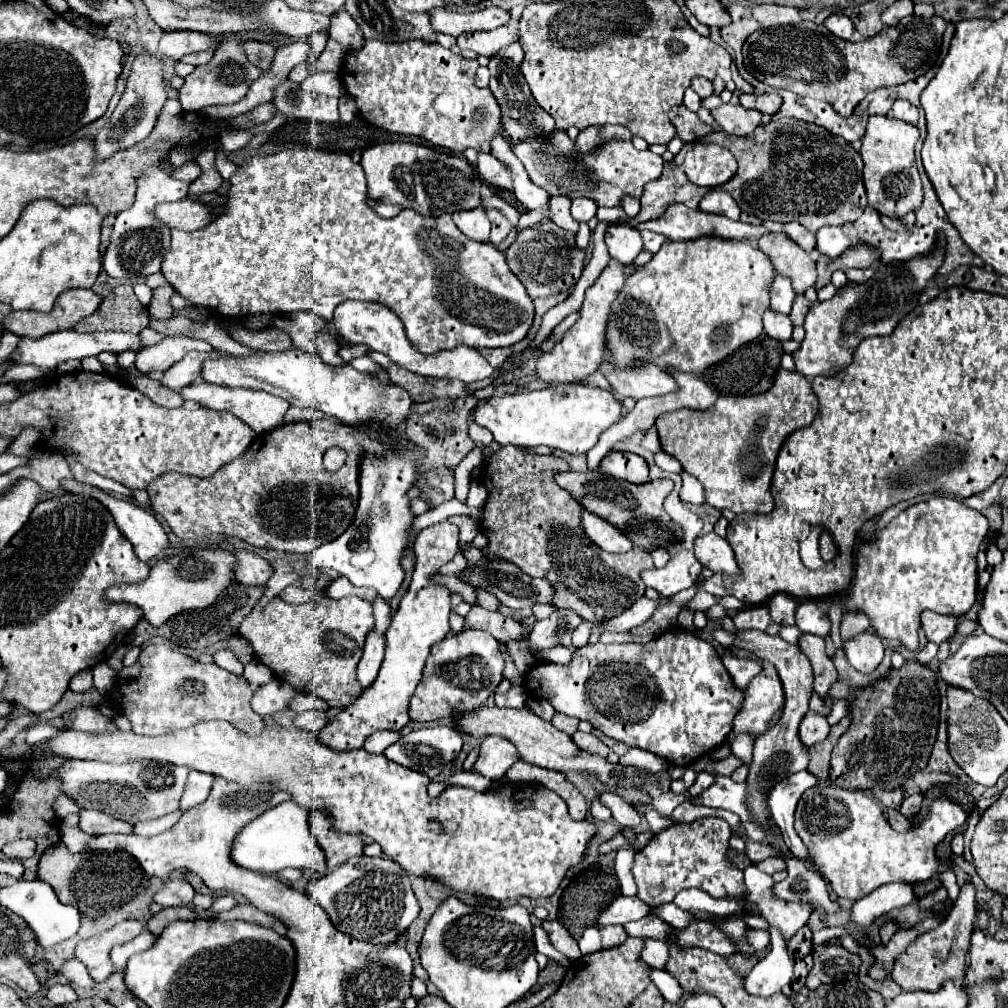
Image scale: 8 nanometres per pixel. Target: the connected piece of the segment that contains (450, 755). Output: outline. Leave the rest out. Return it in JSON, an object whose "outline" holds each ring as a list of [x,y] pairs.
{"outline":[[[438,726],[438,728],[420,728],[420,730],[408,732],[398,742],[388,746],[384,750],[384,756],[400,766],[406,766],[410,770],[418,770],[434,780],[460,754],[460,750],[462,750],[462,734],[456,728]]]}

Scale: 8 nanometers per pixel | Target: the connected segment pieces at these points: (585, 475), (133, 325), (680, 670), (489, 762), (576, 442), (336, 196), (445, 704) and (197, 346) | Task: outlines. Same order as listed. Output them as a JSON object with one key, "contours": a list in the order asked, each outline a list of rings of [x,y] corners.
{"contours":[[[[592,470],[592,472],[562,472],[556,476],[556,482],[558,486],[566,488],[582,504],[584,510],[590,510],[600,518],[606,518],[610,524],[618,526],[632,542],[636,542],[646,550],[654,550],[660,546],[670,550],[670,546],[674,546],[682,536],[680,526],[672,524],[670,516],[662,508],[664,498],[670,494],[674,486],[672,480],[662,478],[662,480],[650,480],[646,484],[630,484],[612,478],[608,474],[602,474],[600,470]]],[[[118,284],[110,290],[92,316],[82,318],[74,330],[78,332],[132,332],[140,334],[148,326],[148,308],[142,306],[130,284]]],[[[672,628],[664,634],[660,634],[658,638],[646,642],[646,644],[602,644],[602,642],[596,642],[596,644],[586,644],[582,648],[578,648],[572,656],[572,662],[566,664],[566,666],[560,666],[560,664],[548,664],[548,662],[538,662],[534,668],[530,668],[530,672],[526,672],[526,694],[532,698],[532,700],[546,700],[554,706],[556,712],[562,712],[566,716],[572,716],[572,718],[578,718],[578,720],[586,720],[590,722],[596,730],[600,730],[602,734],[610,736],[612,740],[618,740],[618,742],[624,742],[626,746],[630,748],[642,748],[646,752],[652,752],[660,758],[664,758],[670,766],[688,766],[694,758],[710,752],[712,748],[716,748],[718,744],[722,744],[726,740],[726,736],[730,734],[732,730],[732,720],[734,716],[740,712],[740,706],[742,706],[742,700],[744,700],[744,694],[734,686],[730,674],[726,672],[718,652],[704,640],[700,640],[698,636],[690,634],[690,632],[684,632],[680,628]]],[[[490,736],[490,738],[484,738],[480,746],[478,762],[470,772],[496,780],[496,778],[502,778],[508,772],[508,768],[514,766],[516,762],[520,762],[520,754],[516,746],[502,736]]],[[[560,384],[552,386],[546,390],[530,390],[530,392],[520,392],[520,394],[506,394],[500,398],[490,398],[486,402],[480,402],[472,410],[472,420],[484,428],[488,428],[498,444],[518,444],[526,448],[534,446],[552,446],[556,450],[564,450],[568,454],[586,454],[600,438],[600,434],[618,422],[620,418],[620,402],[606,390],[594,388],[594,386],[584,386],[584,384]]],[[[300,148],[300,150],[282,150],[276,154],[266,156],[254,156],[246,162],[238,164],[234,176],[230,178],[230,190],[226,200],[226,210],[216,216],[208,226],[196,230],[196,232],[182,232],[172,230],[172,244],[170,250],[164,254],[162,260],[162,274],[172,284],[172,288],[182,294],[182,298],[188,302],[188,306],[202,306],[208,308],[212,314],[220,314],[222,318],[242,318],[248,314],[292,314],[292,312],[314,312],[322,320],[330,320],[334,314],[334,308],[346,300],[368,300],[368,302],[382,302],[384,306],[392,308],[396,316],[404,324],[406,338],[410,344],[424,356],[438,354],[442,350],[452,350],[456,346],[470,346],[470,348],[502,348],[512,346],[518,340],[522,340],[534,320],[534,306],[530,296],[526,294],[522,282],[514,276],[514,272],[506,264],[504,252],[500,252],[496,246],[488,242],[474,242],[466,238],[456,224],[452,222],[450,214],[444,214],[440,218],[422,216],[416,210],[402,210],[396,218],[382,220],[376,216],[376,212],[368,206],[368,192],[366,192],[366,178],[364,170],[358,162],[354,162],[344,152],[324,152],[316,148]]],[[[466,630],[454,636],[446,636],[442,642],[438,642],[438,646],[432,646],[432,654],[426,660],[422,680],[410,698],[410,720],[430,722],[448,718],[454,708],[482,708],[488,696],[494,694],[500,680],[502,656],[494,636],[480,630]]],[[[168,336],[156,346],[148,346],[146,350],[136,354],[136,368],[142,374],[148,374],[152,370],[166,372],[170,366],[180,362],[184,354],[189,351],[212,352],[215,350],[206,341],[182,337]]]]}

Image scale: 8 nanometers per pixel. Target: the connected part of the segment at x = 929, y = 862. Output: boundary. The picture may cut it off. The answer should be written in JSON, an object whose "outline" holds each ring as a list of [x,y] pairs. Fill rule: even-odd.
{"outline":[[[818,782],[814,788],[806,790],[796,808],[796,832],[810,848],[818,872],[832,884],[836,896],[850,900],[858,900],[886,882],[914,884],[928,880],[936,872],[948,870],[952,862],[946,860],[940,864],[934,850],[964,822],[966,812],[956,802],[938,798],[920,826],[912,826],[908,832],[896,832],[884,818],[878,800],[862,790],[852,792],[826,782]]]}

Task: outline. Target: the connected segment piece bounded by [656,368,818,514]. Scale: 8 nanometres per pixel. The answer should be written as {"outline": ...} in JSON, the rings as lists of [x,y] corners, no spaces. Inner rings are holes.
{"outline":[[[778,368],[774,376],[774,384],[768,392],[756,394],[756,396],[720,396],[710,410],[676,410],[662,414],[656,418],[656,428],[660,434],[662,450],[670,456],[674,456],[682,468],[696,476],[702,486],[706,488],[706,502],[718,510],[732,510],[736,514],[744,512],[758,512],[758,514],[770,514],[774,510],[774,496],[770,490],[772,472],[776,466],[778,450],[788,434],[792,434],[798,428],[808,426],[818,412],[816,396],[810,388],[810,382],[798,374],[788,372],[784,368]]]}

